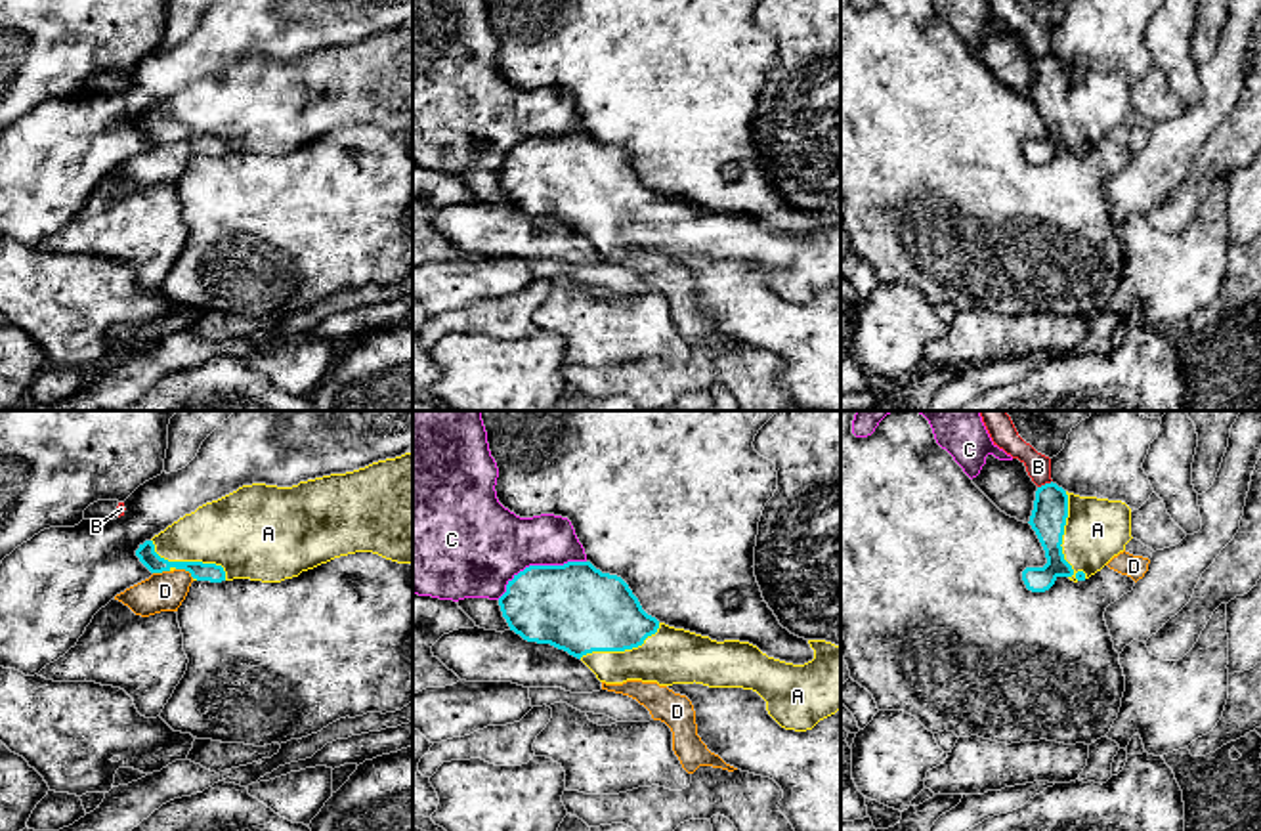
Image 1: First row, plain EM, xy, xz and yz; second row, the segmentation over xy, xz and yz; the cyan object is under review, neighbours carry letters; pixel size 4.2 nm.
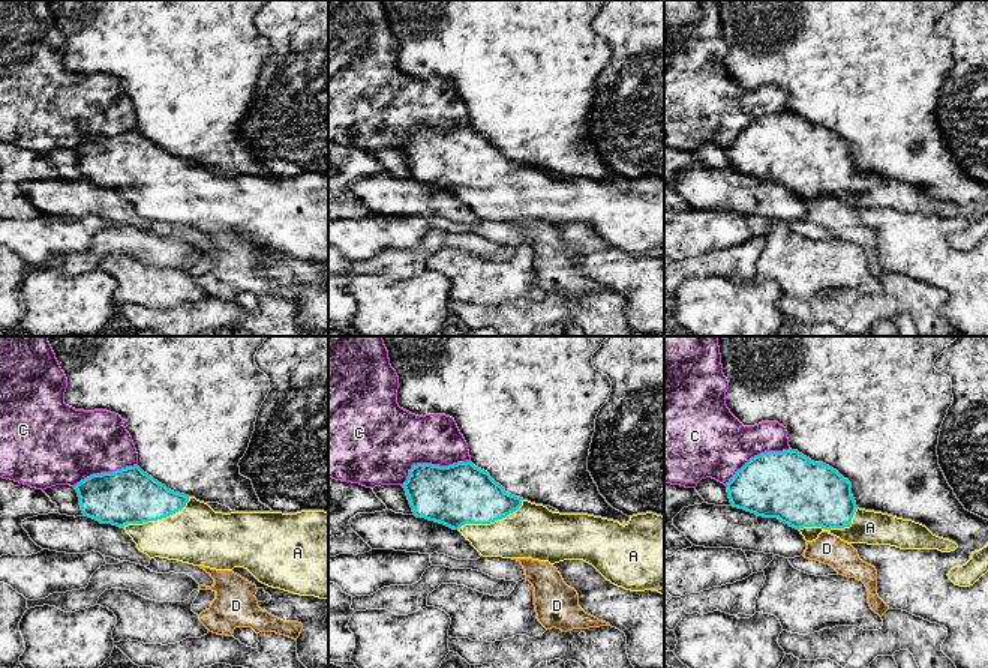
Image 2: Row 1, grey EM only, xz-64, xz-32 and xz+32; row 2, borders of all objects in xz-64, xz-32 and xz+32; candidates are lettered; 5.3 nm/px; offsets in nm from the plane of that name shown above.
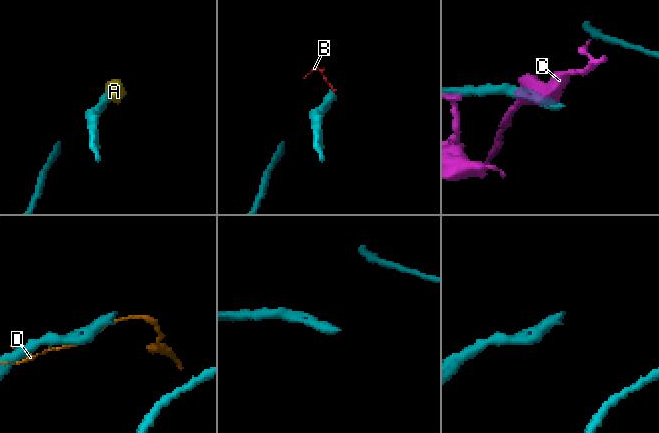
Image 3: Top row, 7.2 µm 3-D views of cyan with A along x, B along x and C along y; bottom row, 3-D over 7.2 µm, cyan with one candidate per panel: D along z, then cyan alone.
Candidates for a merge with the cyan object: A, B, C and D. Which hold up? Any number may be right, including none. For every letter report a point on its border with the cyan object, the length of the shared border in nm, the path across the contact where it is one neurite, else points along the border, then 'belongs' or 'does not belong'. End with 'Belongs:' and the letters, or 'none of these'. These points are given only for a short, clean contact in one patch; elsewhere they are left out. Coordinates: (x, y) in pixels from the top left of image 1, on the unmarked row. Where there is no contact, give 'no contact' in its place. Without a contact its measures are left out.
A: yz (1063, 106) | 380 nm | belongs
B: yz (1046, 56) | 70 nm | along yz (1051, 52), (1038, 60) | does not belong
C: xz (539, 138) | 400 nm | does not belong
D: xy (186, 142) | 90 nm | does not belong
Belongs: A

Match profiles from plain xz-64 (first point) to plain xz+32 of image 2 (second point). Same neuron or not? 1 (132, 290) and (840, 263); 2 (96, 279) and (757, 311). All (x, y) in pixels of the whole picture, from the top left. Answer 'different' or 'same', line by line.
1: same
2: same

